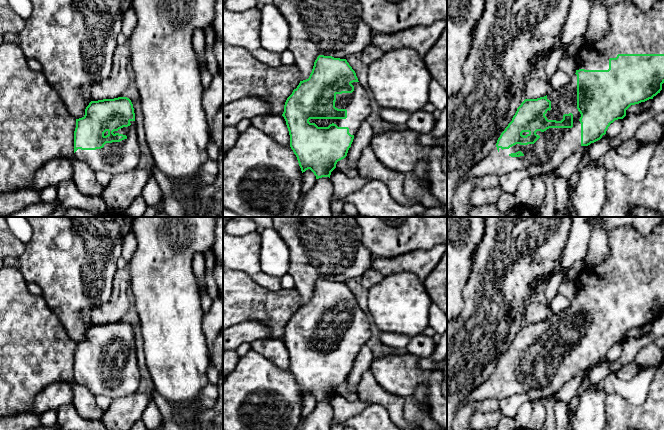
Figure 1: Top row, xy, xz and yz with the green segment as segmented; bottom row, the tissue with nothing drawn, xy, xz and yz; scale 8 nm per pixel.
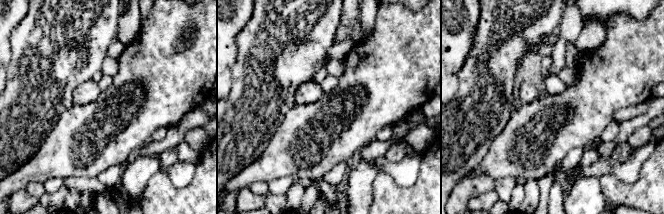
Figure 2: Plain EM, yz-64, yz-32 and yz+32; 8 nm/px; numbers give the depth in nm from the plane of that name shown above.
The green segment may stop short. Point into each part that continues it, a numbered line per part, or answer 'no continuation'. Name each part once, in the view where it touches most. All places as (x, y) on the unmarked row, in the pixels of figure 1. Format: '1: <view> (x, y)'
1: yz (555, 369)

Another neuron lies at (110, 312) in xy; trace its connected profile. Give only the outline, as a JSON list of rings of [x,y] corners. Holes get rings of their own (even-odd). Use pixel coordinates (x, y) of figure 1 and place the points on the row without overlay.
[[[121,296],[116,302],[107,302],[94,308],[90,315],[92,325],[122,321],[129,307],[128,298]]]

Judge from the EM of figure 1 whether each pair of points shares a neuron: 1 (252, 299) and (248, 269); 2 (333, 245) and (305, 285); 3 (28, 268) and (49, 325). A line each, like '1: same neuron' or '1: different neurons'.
1: different neurons
2: same neuron
3: different neurons

